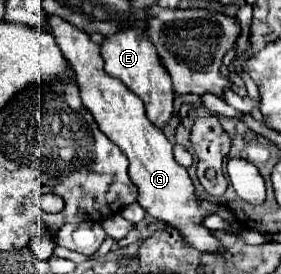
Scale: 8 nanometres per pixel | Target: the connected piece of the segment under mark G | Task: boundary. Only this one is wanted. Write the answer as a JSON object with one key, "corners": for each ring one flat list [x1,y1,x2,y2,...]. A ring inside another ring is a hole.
{"corners":[[50,16,50,28,56,36,56,44,62,50,64,58,70,62,76,84,80,88,82,104,92,112,98,128,126,154,130,160,128,174,130,180,138,186,138,204,152,218,162,220,164,224,180,230,184,242,196,248,198,252,220,252,220,240,202,226,206,218,206,210,200,208,200,198,196,198,194,184,184,166,180,166,172,156,172,144,166,140,164,132,154,126,144,112,144,104,136,94,132,94,118,78,112,78,104,72,104,60,100,56,98,44,90,40,90,36,76,26,64,22,62,18]]}

